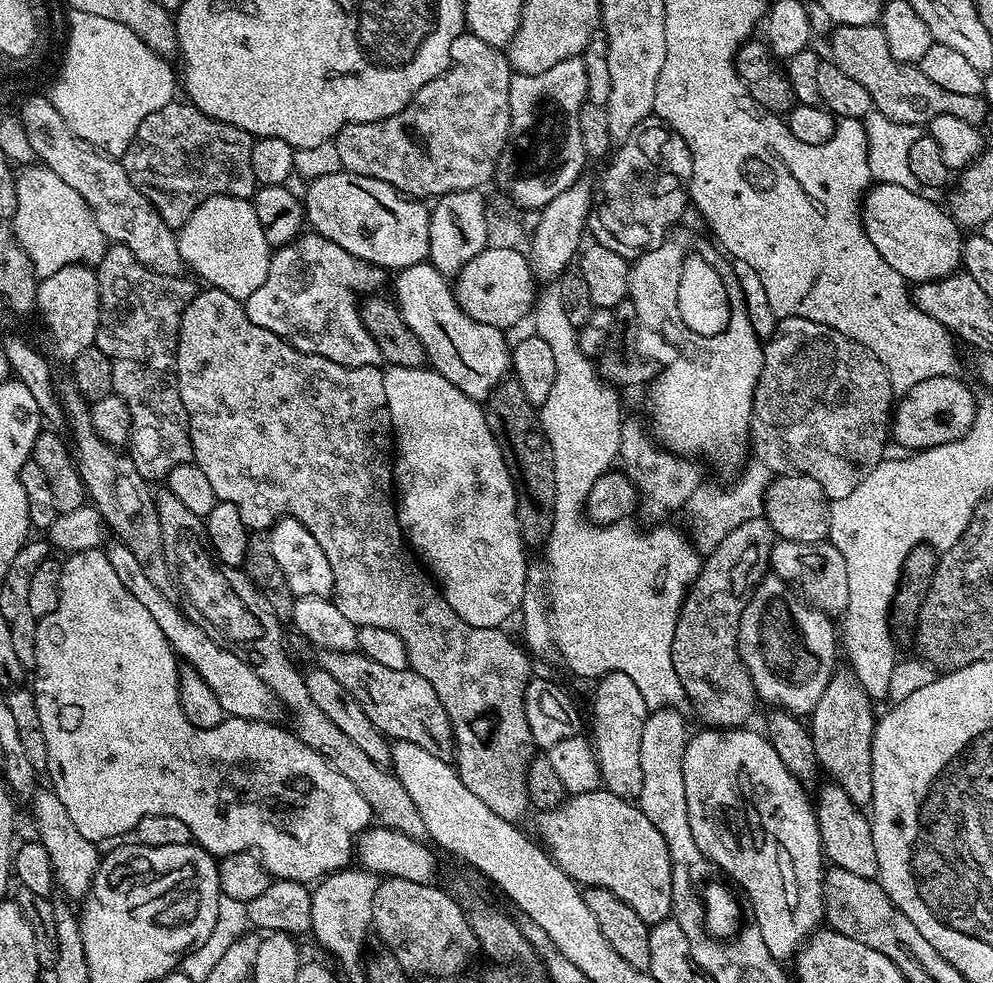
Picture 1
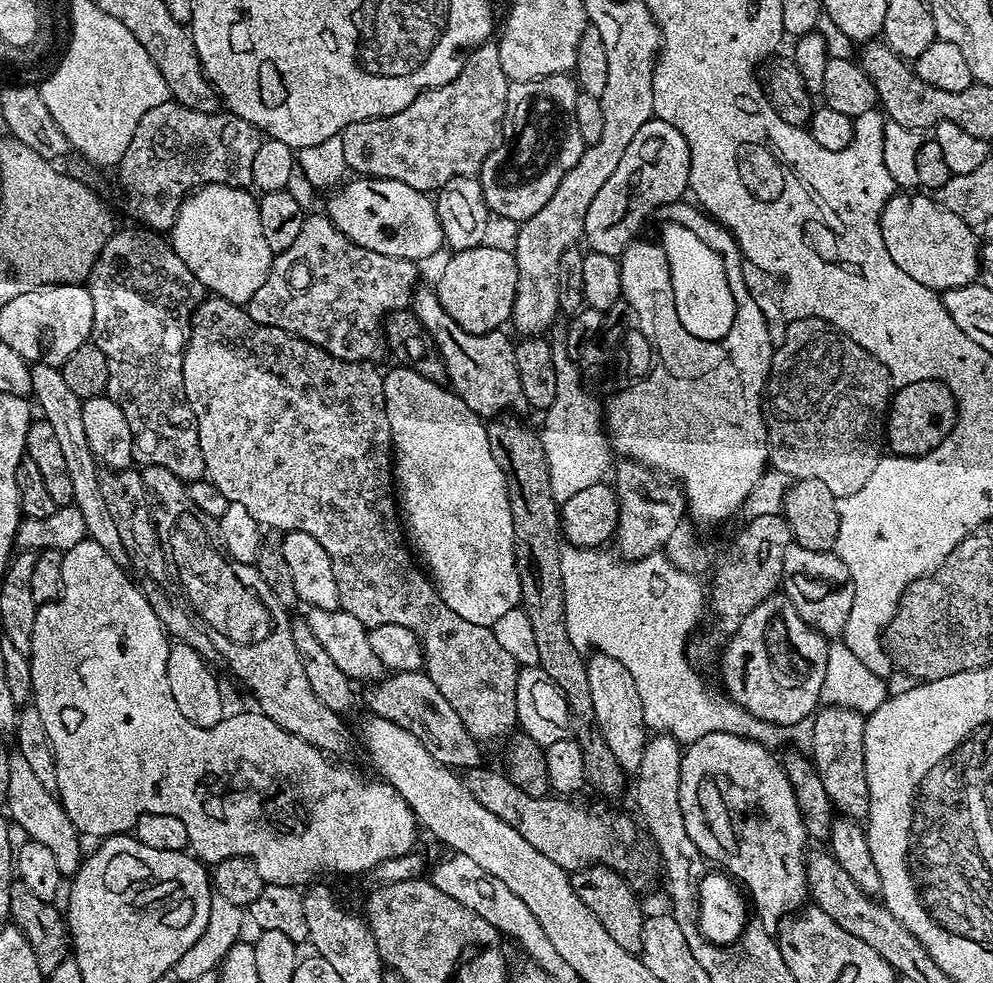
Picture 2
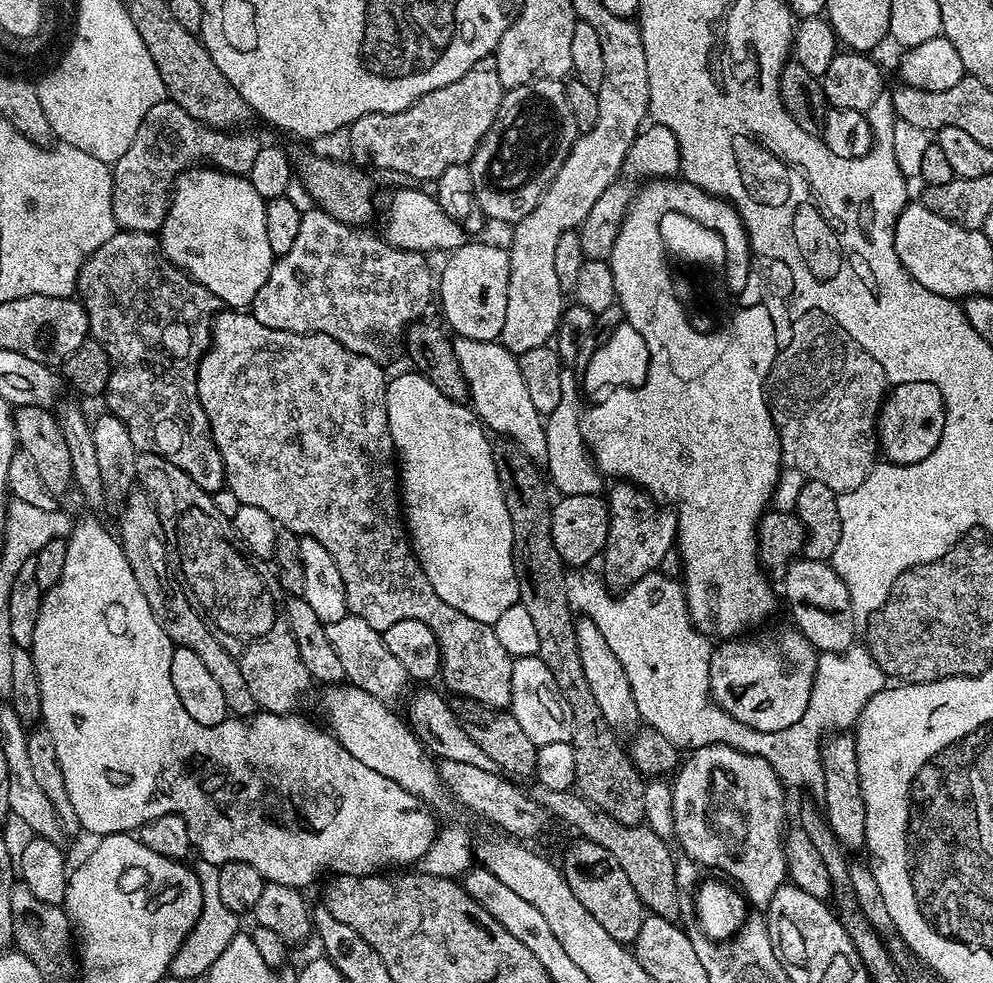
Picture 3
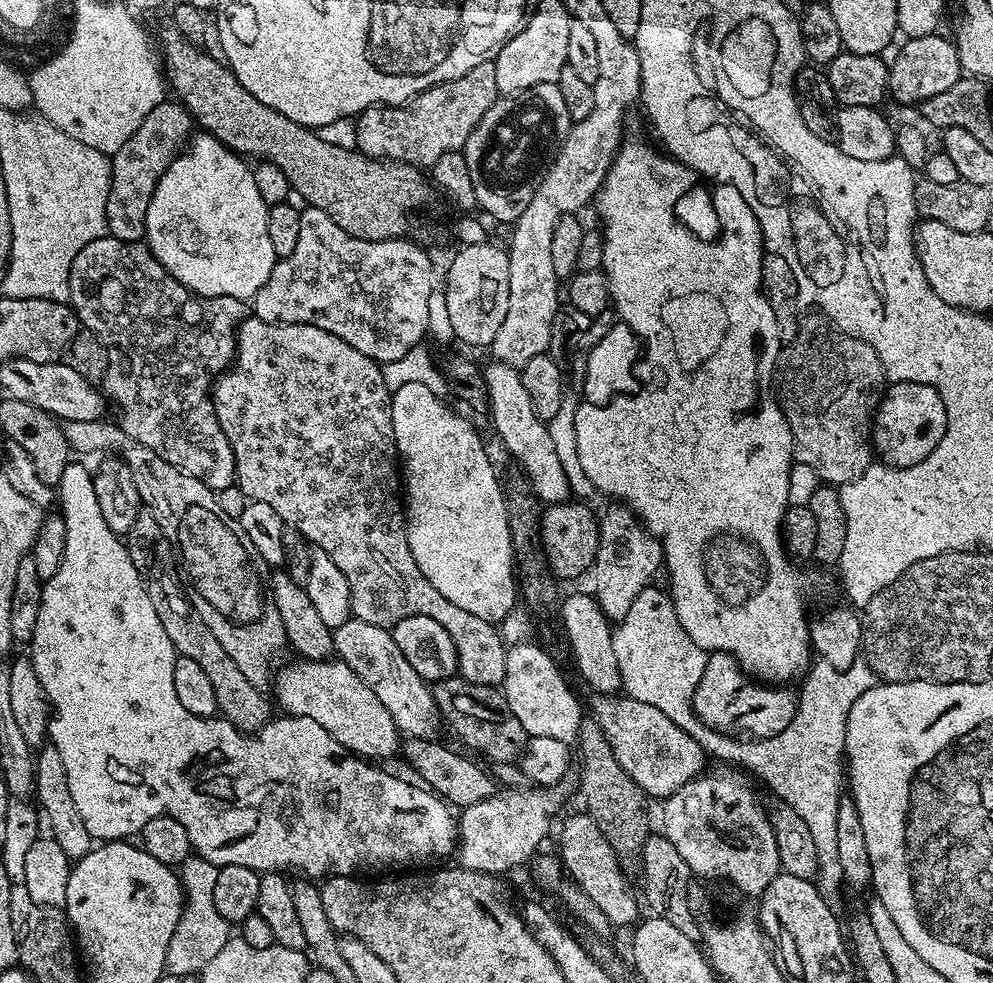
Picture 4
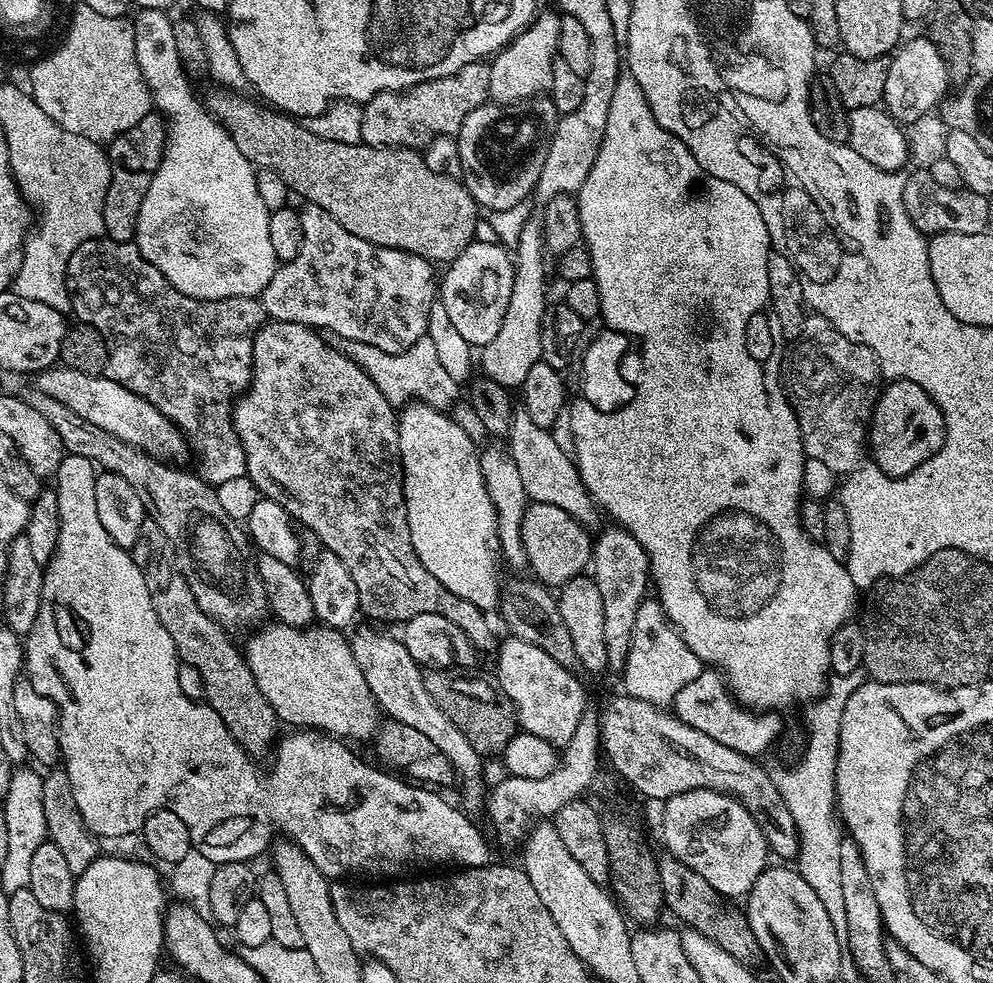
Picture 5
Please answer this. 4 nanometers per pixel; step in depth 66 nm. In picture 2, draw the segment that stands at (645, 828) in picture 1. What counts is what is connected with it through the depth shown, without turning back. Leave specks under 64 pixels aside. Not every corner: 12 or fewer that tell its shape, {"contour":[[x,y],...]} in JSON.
{"contour":[[503,771],[470,794],[565,872],[607,864],[641,890],[658,856],[636,820],[530,798]]}

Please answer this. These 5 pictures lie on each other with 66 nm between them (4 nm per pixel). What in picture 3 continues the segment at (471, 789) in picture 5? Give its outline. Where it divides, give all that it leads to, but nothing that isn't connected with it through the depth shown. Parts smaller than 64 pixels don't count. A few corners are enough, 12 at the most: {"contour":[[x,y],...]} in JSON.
{"contour":[[349,615],[325,624],[344,680],[393,702],[410,684],[383,635]]}

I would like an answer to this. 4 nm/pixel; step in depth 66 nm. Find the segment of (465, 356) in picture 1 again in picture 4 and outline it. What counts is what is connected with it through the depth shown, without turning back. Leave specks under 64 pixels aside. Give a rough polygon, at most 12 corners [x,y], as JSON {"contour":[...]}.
{"contour":[[511,364],[483,369],[487,411],[537,500],[573,495]]}

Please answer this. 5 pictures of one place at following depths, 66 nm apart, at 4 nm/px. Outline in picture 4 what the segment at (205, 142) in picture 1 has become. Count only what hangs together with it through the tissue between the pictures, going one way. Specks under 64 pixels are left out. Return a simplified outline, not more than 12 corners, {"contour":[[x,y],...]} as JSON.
{"contour":[[163,102],[110,156],[107,235],[144,240],[150,198],[194,132]]}

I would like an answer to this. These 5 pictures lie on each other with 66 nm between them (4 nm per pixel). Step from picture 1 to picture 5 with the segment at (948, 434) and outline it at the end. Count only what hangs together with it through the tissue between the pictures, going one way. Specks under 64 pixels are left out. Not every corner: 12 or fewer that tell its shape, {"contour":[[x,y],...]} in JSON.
{"contour":[[909,380],[883,385],[871,463],[905,476],[943,441],[942,410]]}

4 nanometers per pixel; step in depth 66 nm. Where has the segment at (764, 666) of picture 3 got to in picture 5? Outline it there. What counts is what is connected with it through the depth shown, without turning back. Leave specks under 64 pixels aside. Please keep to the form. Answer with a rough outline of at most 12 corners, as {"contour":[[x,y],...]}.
{"contour":[[701,671],[670,708],[686,726],[763,757],[781,713],[745,708],[723,675]]}

